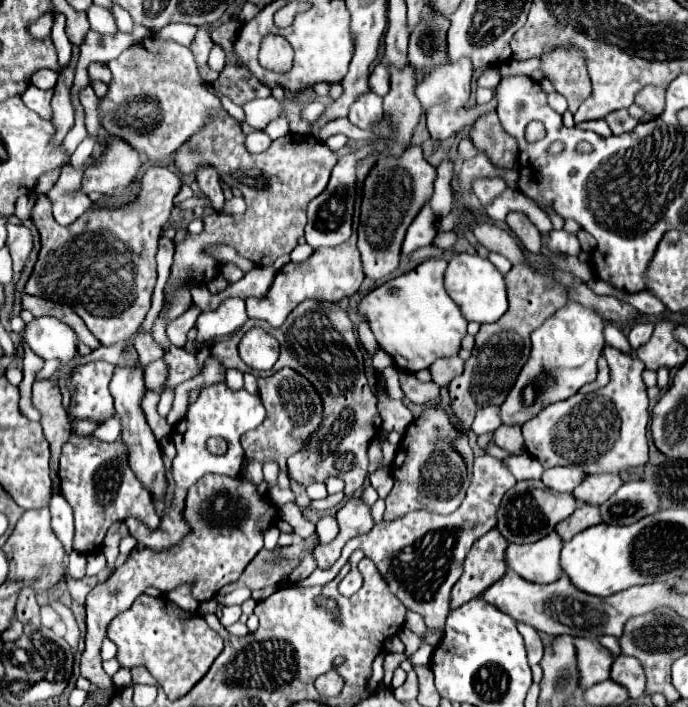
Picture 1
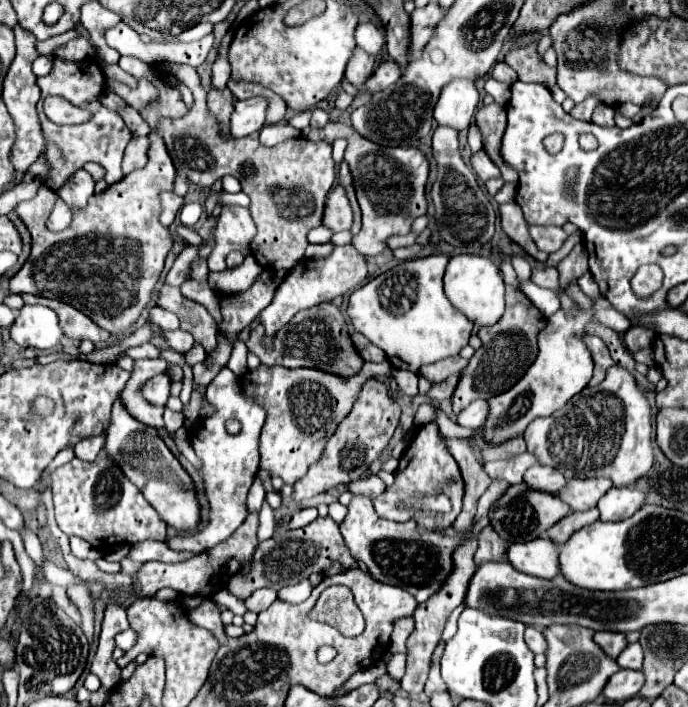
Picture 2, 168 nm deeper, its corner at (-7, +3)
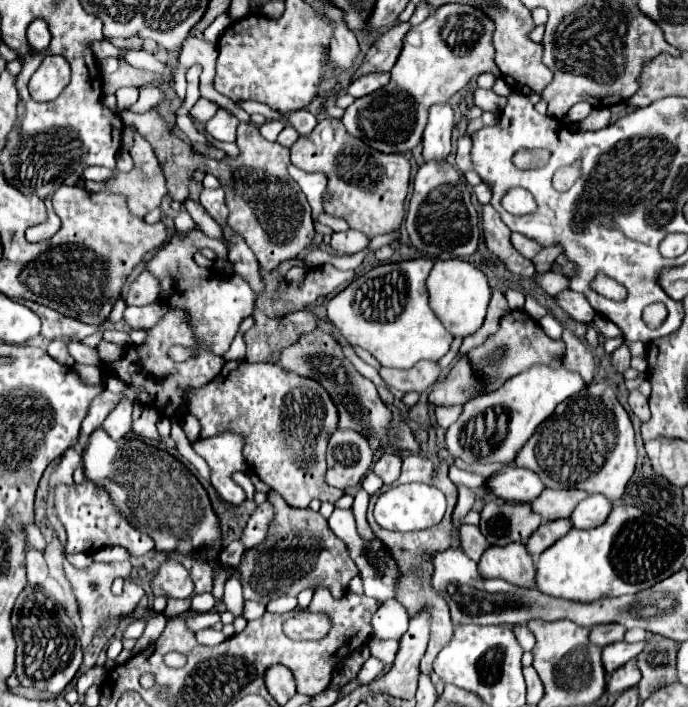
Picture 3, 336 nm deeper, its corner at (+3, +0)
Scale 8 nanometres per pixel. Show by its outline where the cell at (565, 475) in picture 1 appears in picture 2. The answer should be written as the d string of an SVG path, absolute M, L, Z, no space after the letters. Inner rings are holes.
M534 465L532 469L528 469L524 475L524 481L532 489L540 489L546 493L558 493L568 483L568 479L558 469L552 469L546 465Z

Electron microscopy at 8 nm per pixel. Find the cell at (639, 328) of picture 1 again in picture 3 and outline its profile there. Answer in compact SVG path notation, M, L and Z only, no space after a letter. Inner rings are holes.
M620 346L616 352L610 356L610 364L616 368L616 374L624 374L626 368L630 368L630 352L626 346Z

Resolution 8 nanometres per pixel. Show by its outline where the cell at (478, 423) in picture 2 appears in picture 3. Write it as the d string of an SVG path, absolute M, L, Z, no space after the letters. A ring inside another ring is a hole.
M436 406L436 424L442 428L448 428L460 414L462 406Z

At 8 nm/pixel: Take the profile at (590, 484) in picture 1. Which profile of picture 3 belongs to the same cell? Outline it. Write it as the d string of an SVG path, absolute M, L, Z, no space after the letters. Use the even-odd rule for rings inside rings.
M576 488L570 490L542 490L542 496L538 496L530 506L536 514L540 514L544 520L558 520L568 518L570 512L576 508L580 500L584 500L588 494Z

